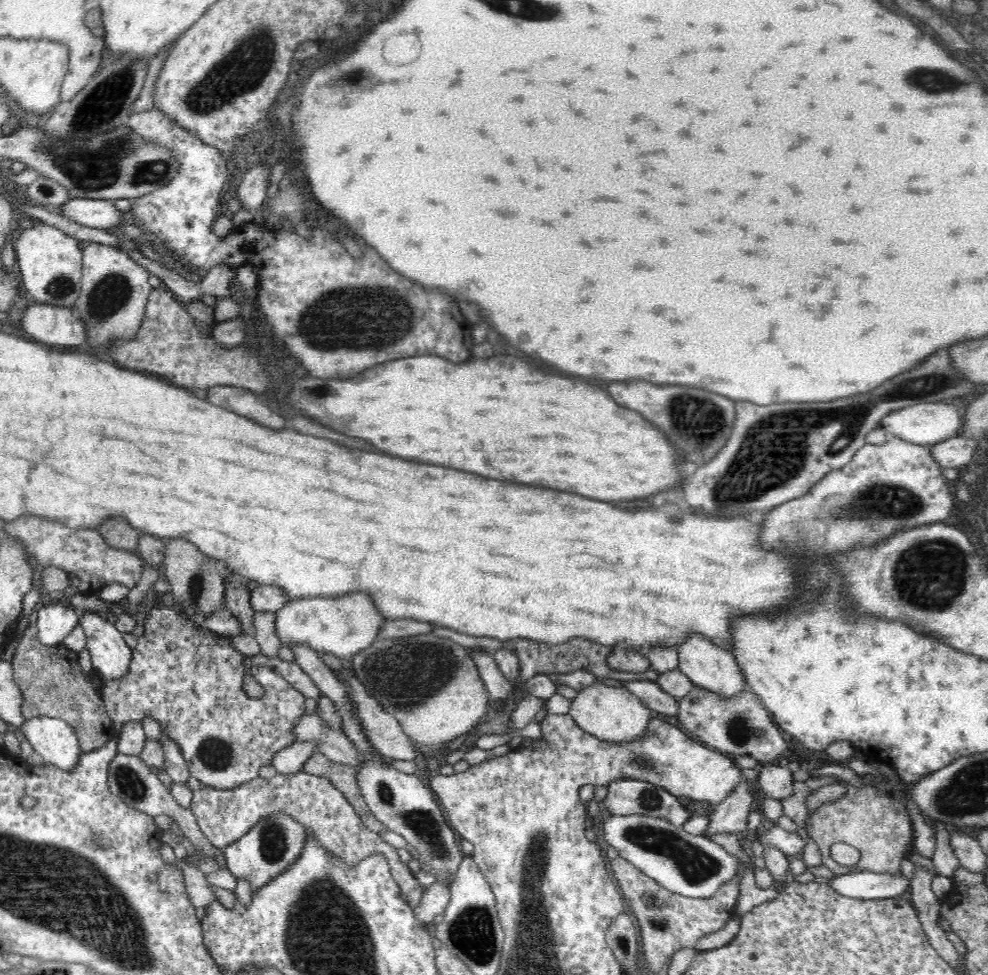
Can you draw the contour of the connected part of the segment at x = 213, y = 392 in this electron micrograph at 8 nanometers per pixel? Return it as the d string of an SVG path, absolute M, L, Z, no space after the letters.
M214 386L208 388L207 400L214 406L236 412L268 428L288 427L287 421L281 414L274 413L262 400L258 400L254 392L249 390L235 386Z

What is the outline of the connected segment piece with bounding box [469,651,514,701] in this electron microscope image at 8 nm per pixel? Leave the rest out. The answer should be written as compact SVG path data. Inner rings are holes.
M472 651L469 653L469 657L478 669L489 698L495 701L508 698L514 688L513 683L502 674L492 654L484 651Z

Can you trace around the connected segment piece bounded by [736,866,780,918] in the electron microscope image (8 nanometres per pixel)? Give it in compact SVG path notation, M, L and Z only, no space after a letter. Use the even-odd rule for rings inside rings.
M754 867L744 869L744 876L740 880L740 896L736 900L736 914L742 918L746 912L750 912L754 906L768 902L768 900L774 900L780 889L776 886L771 886L767 889L760 889L754 881Z

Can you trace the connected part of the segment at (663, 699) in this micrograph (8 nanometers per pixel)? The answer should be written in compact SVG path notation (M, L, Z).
M648 680L624 681L622 687L636 695L650 710L656 710L662 717L678 714L678 699L664 691L656 682Z

